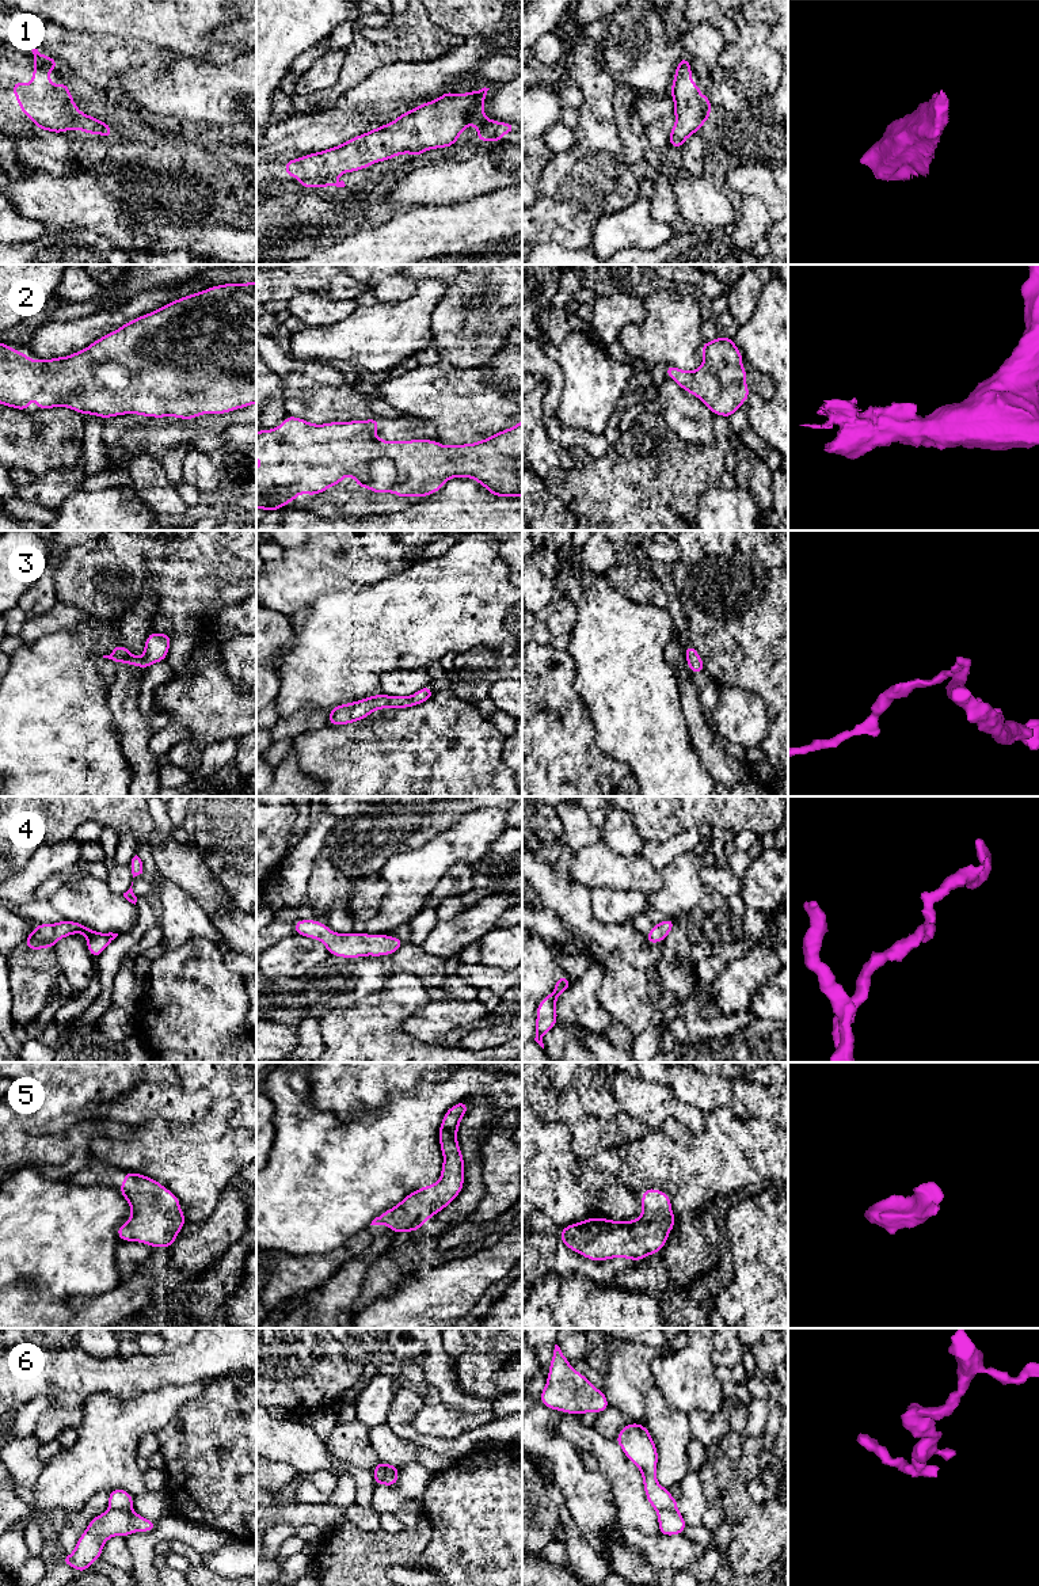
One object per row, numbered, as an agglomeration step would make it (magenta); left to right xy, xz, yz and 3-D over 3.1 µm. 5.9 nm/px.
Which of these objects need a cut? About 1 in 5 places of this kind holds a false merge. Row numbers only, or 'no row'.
6

